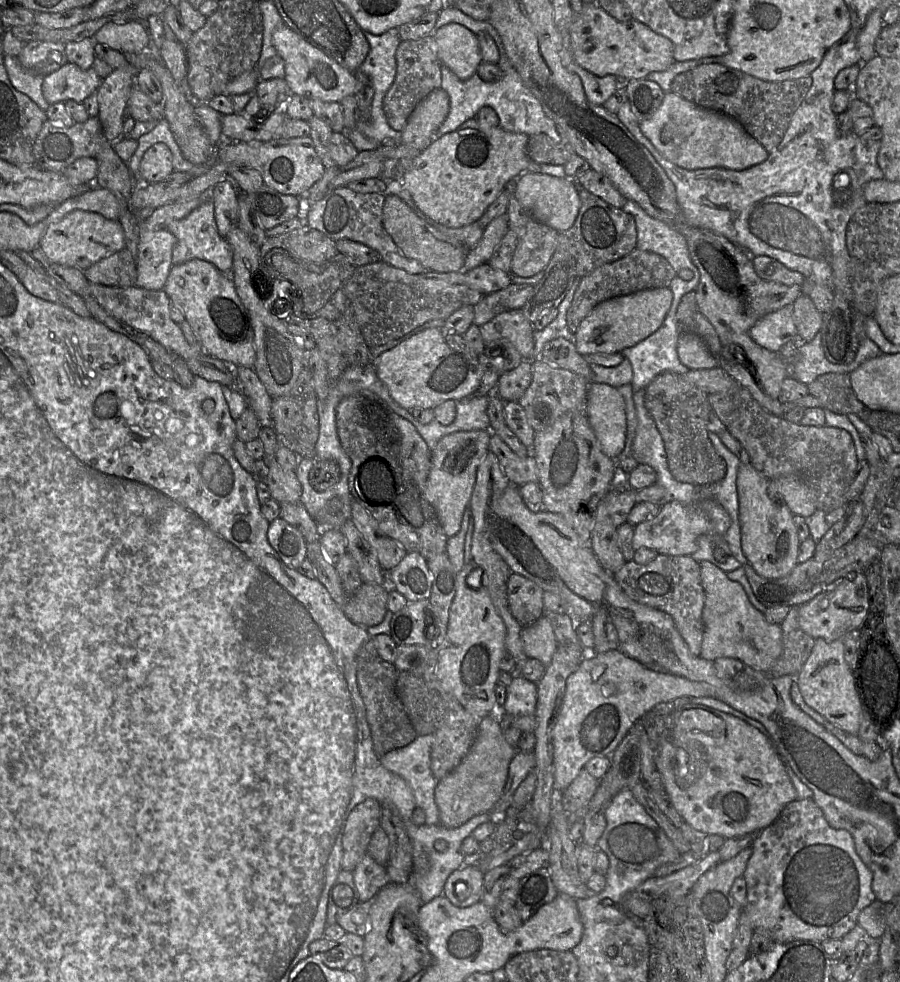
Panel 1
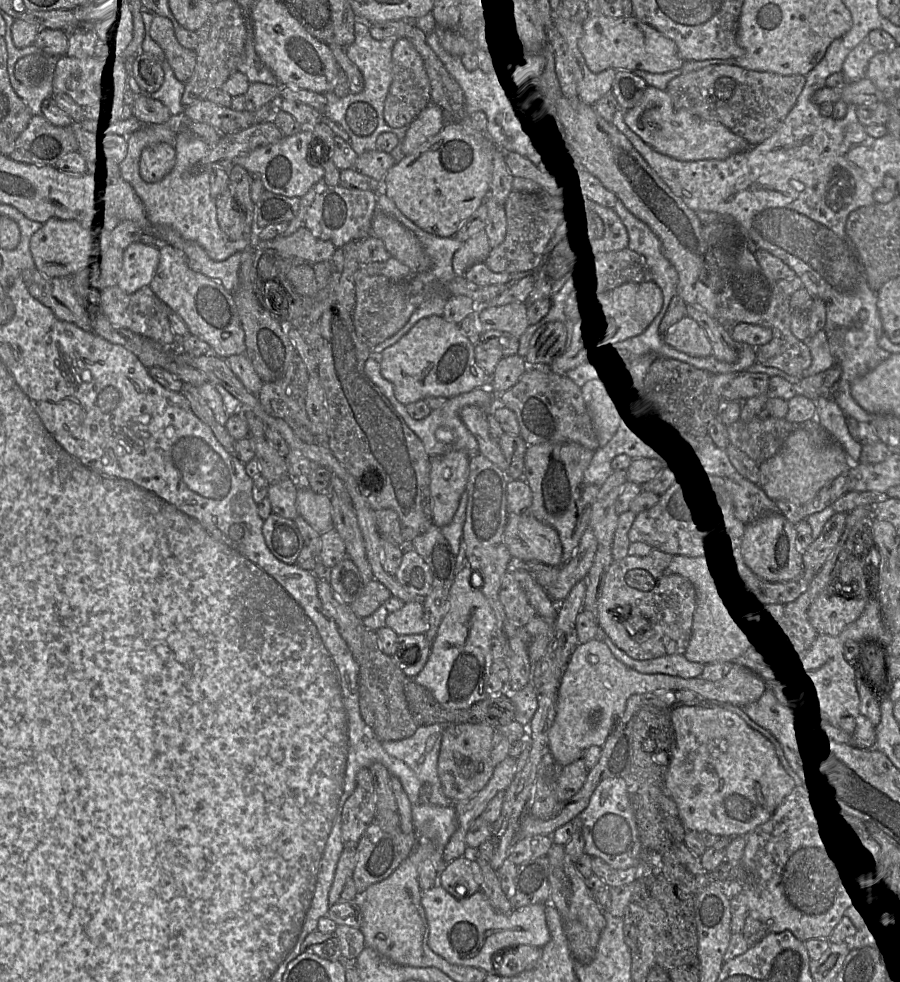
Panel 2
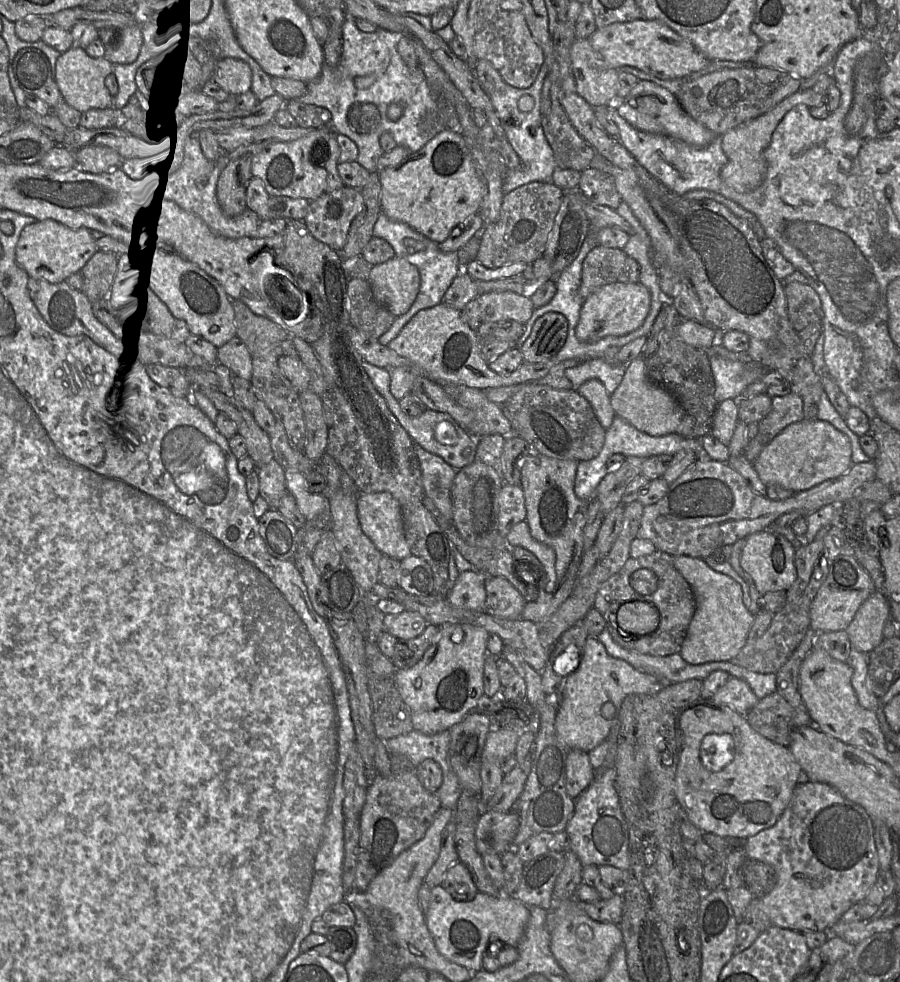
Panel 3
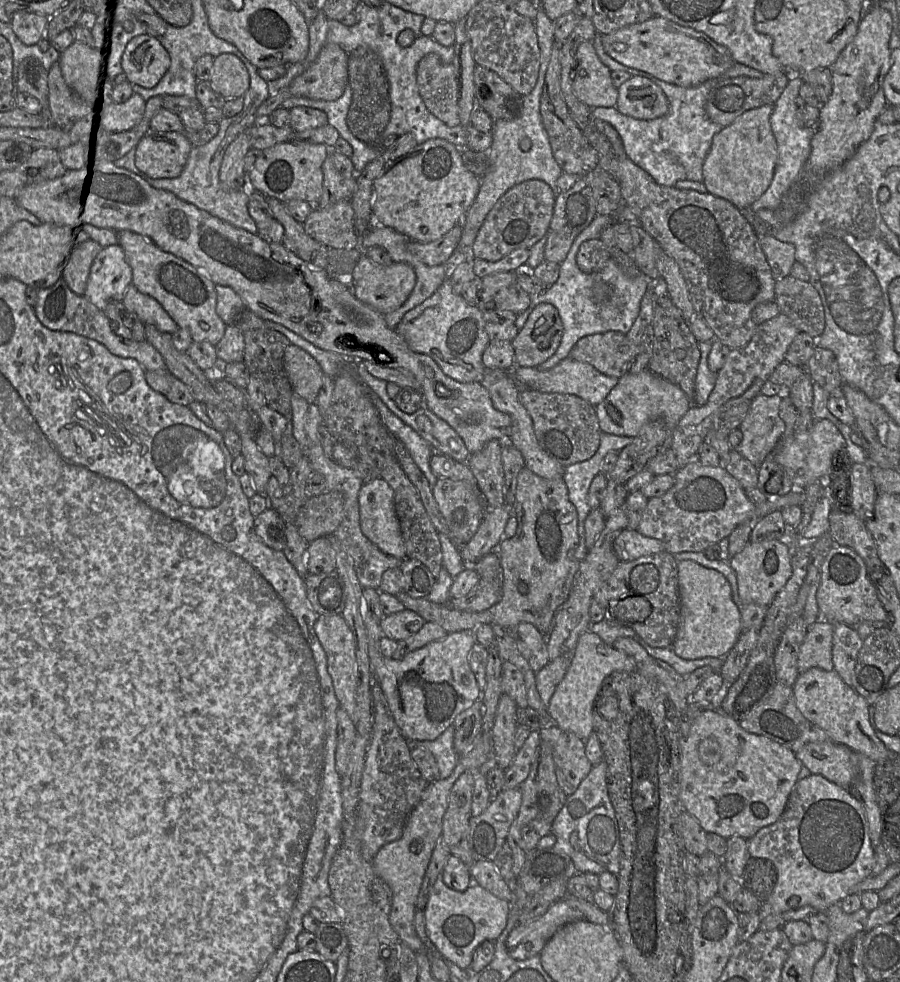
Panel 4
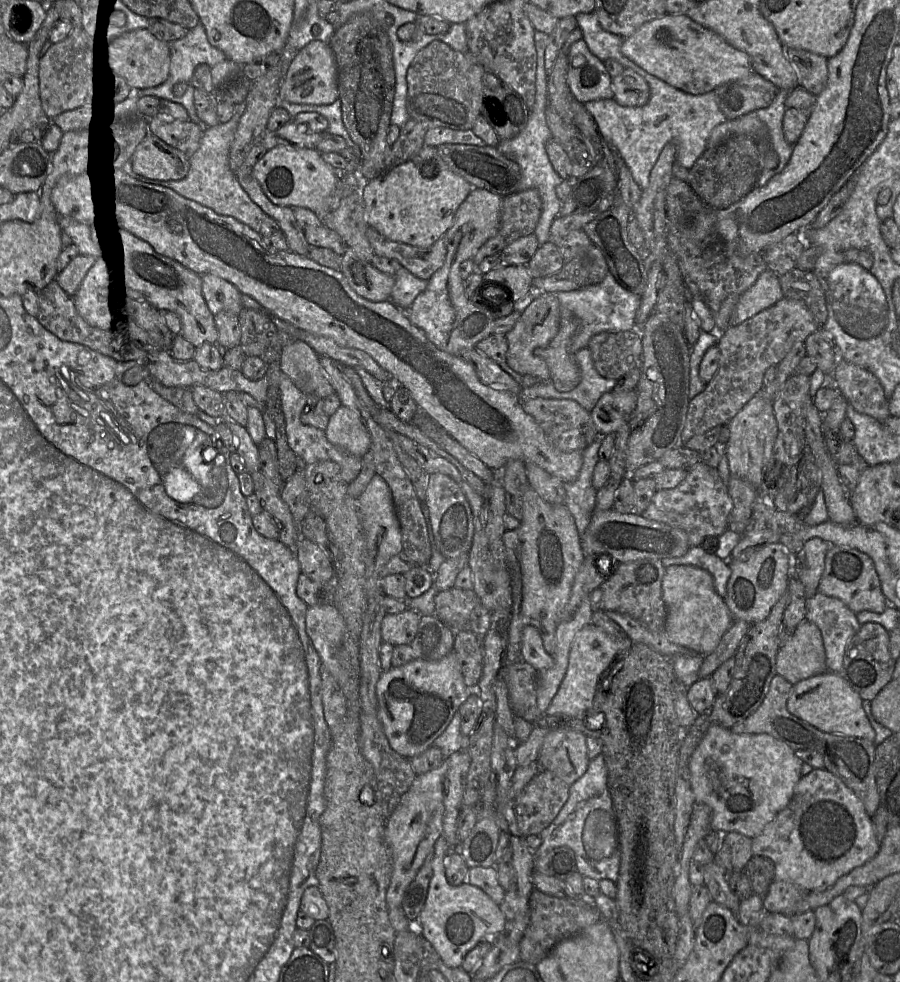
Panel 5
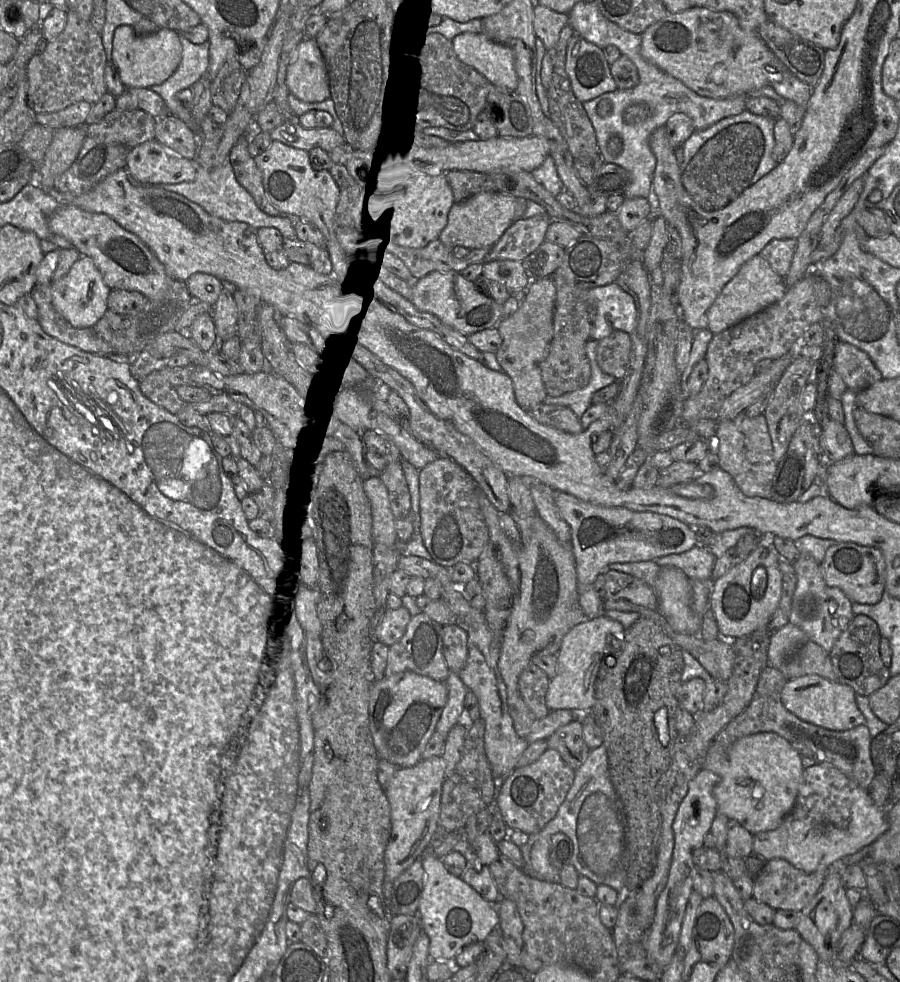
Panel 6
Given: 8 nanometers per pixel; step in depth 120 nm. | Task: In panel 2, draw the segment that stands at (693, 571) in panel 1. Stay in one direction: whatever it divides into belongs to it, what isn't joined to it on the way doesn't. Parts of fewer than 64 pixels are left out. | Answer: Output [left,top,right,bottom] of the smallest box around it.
[597,549,696,660]

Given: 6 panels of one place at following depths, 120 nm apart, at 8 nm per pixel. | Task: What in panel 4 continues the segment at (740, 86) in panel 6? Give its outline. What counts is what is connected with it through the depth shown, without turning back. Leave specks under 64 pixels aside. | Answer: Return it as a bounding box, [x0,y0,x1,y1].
[601,16,735,87]

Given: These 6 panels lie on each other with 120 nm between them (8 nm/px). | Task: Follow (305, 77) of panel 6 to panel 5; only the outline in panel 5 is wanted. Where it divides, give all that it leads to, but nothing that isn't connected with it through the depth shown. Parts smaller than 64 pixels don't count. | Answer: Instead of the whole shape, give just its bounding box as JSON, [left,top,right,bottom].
[279,39,338,104]

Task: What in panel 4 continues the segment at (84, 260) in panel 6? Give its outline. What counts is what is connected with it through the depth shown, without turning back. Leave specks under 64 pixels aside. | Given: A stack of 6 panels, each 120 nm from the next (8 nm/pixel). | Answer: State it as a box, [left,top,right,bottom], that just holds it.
[84,244,132,311]

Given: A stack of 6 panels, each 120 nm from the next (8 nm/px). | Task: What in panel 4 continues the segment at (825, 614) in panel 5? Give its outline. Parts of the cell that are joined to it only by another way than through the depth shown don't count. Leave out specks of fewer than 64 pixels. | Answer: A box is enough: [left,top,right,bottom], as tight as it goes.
[832,623,863,688]

